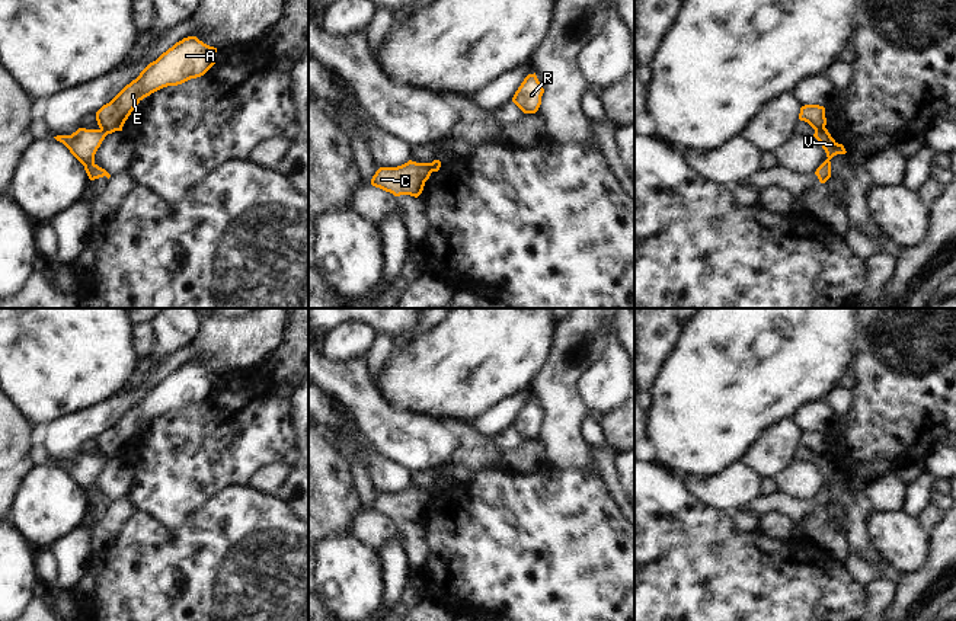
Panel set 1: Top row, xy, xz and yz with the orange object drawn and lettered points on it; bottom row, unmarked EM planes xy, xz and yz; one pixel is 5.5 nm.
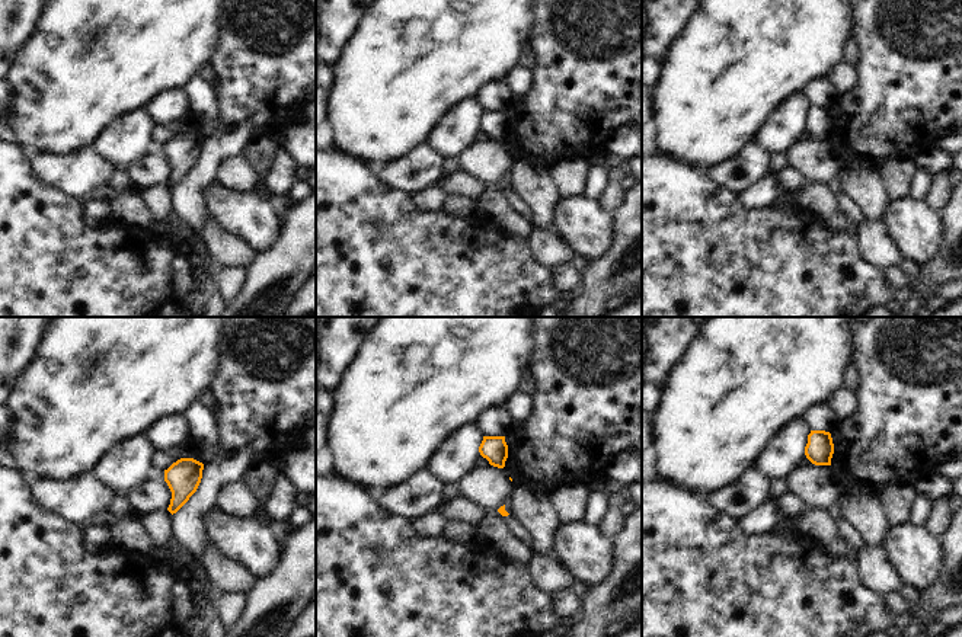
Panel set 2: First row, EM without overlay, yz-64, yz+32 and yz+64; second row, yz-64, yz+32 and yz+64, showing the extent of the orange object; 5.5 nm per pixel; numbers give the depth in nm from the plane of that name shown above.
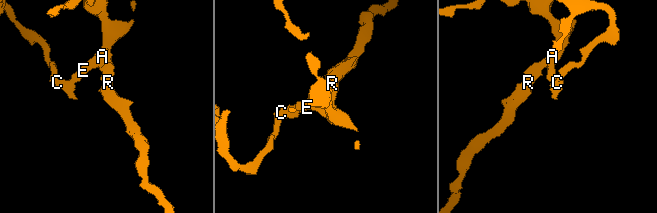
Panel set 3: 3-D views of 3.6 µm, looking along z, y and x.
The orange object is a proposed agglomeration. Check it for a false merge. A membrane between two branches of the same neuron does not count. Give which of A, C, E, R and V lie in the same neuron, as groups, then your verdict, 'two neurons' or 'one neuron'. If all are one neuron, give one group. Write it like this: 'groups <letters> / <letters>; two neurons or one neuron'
groups A E R / C V; two neurons

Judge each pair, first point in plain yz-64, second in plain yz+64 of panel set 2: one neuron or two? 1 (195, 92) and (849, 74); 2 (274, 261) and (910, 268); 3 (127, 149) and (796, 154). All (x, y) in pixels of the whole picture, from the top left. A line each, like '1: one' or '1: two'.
1: one
2: two
3: two

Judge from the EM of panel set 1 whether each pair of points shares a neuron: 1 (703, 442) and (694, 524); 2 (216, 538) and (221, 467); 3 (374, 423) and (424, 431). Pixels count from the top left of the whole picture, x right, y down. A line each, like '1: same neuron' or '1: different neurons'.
1: different neurons
2: different neurons
3: same neuron

